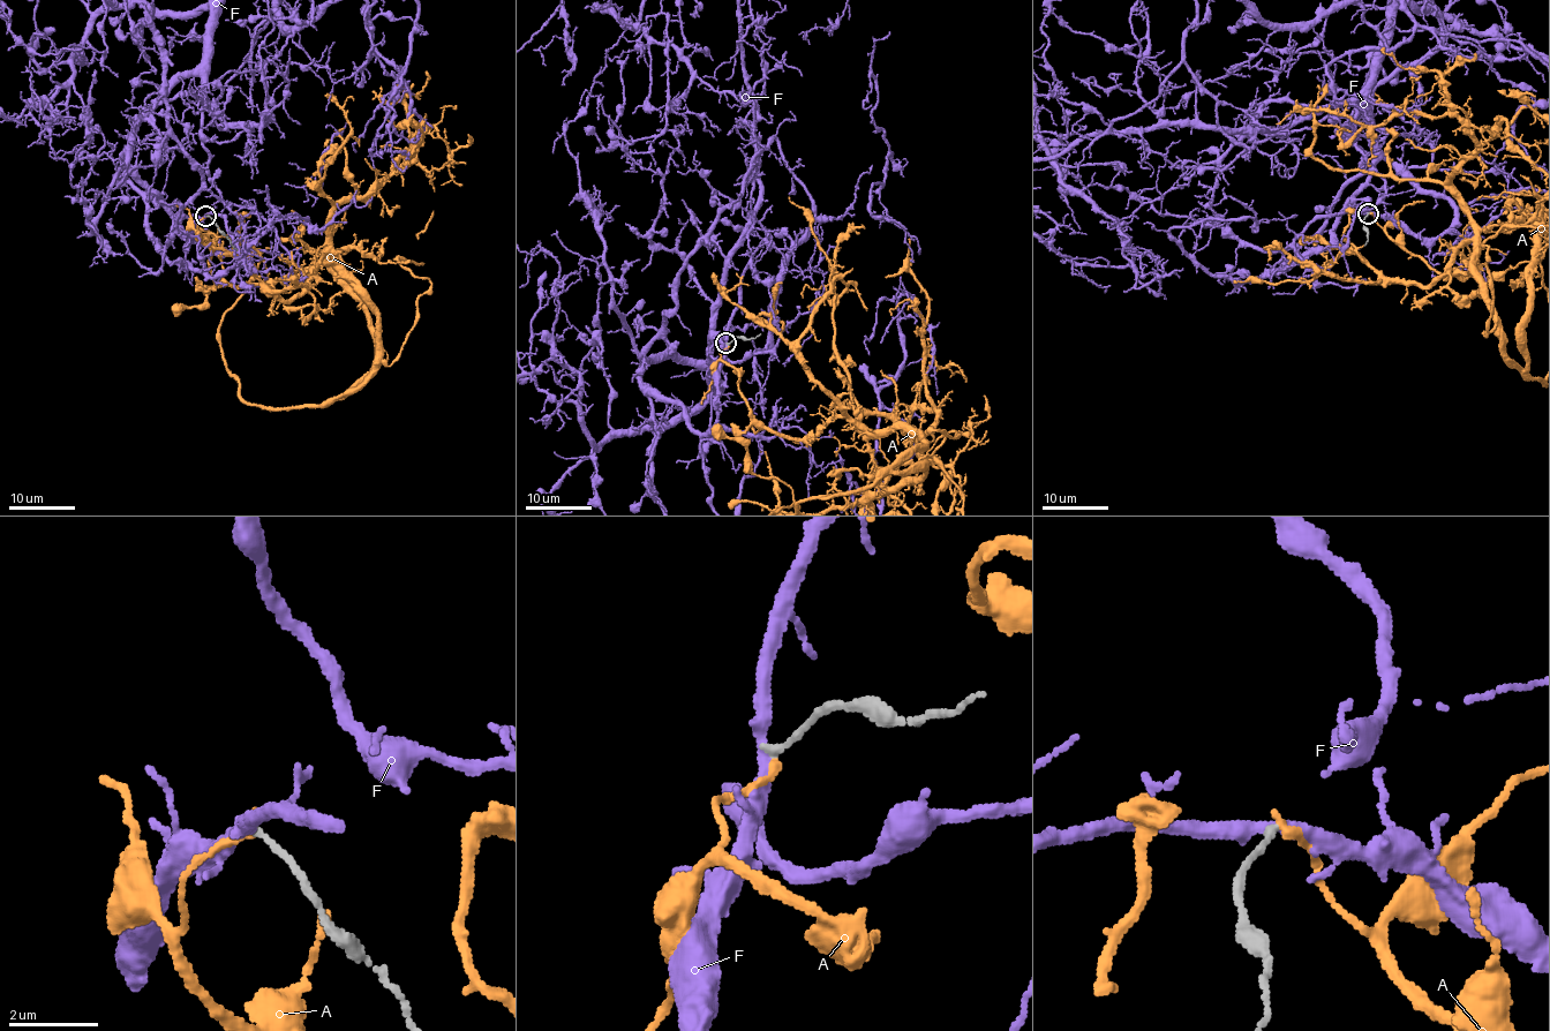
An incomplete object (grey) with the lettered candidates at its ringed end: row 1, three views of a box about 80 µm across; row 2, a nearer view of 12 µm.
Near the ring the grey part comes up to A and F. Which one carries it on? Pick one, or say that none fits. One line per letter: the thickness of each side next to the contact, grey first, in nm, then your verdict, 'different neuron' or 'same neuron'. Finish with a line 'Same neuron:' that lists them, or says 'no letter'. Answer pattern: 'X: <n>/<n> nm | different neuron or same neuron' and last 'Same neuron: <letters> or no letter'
A: 180/190 nm | different neuron
F: 180/280 nm | different neuron
Same neuron: no letter

